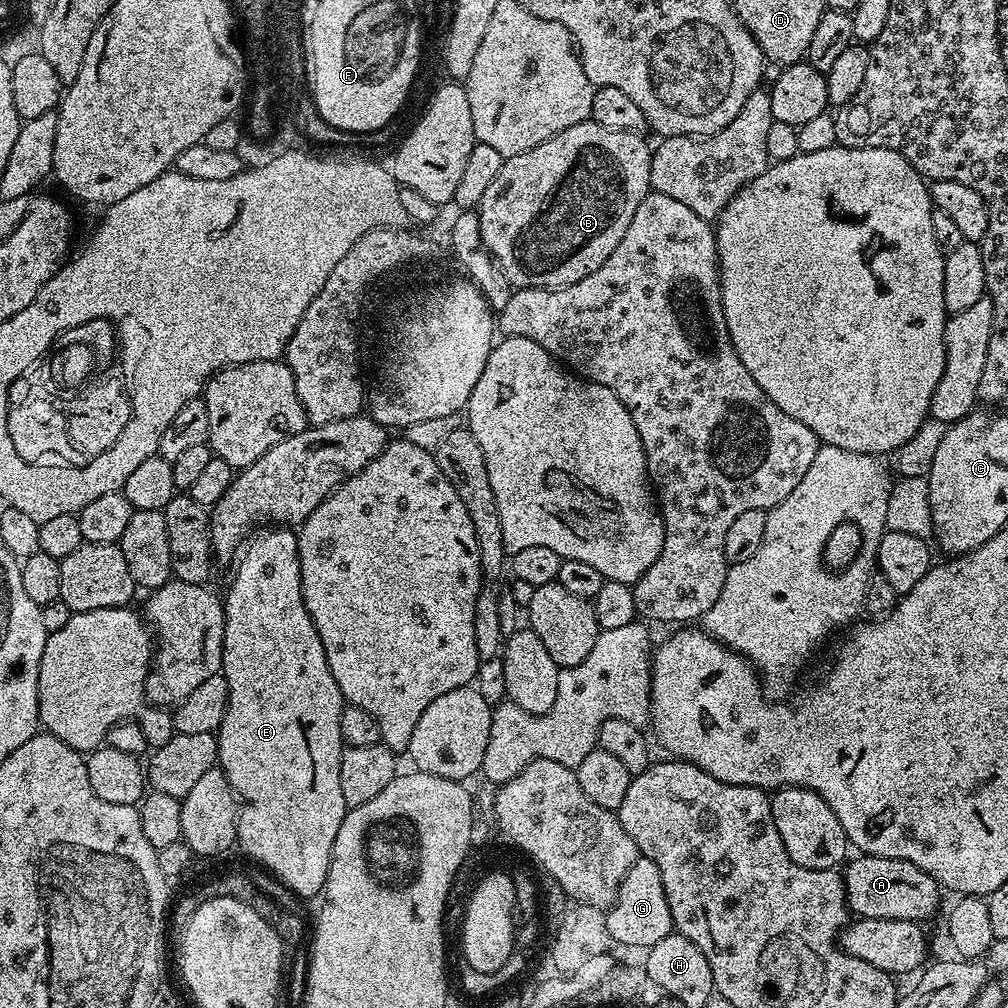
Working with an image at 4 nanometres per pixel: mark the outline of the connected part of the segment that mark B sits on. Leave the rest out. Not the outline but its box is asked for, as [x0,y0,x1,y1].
[478,118,654,289]

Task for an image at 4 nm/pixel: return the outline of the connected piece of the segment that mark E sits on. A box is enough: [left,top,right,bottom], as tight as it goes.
[215,526,349,897]

